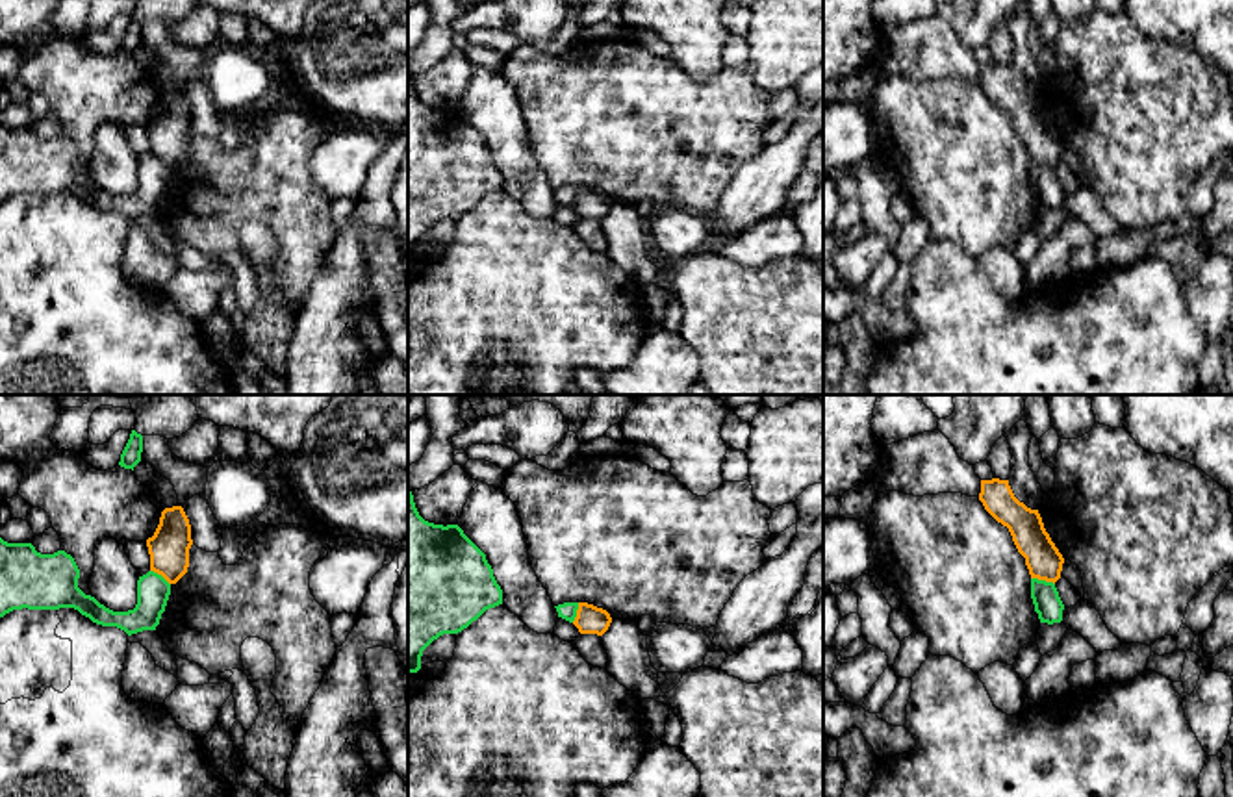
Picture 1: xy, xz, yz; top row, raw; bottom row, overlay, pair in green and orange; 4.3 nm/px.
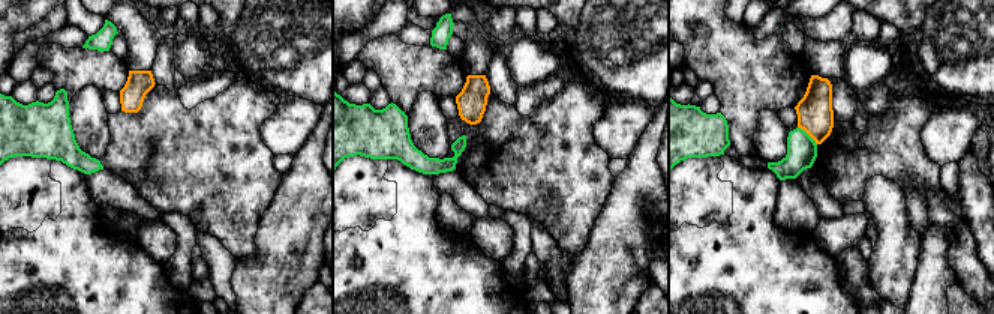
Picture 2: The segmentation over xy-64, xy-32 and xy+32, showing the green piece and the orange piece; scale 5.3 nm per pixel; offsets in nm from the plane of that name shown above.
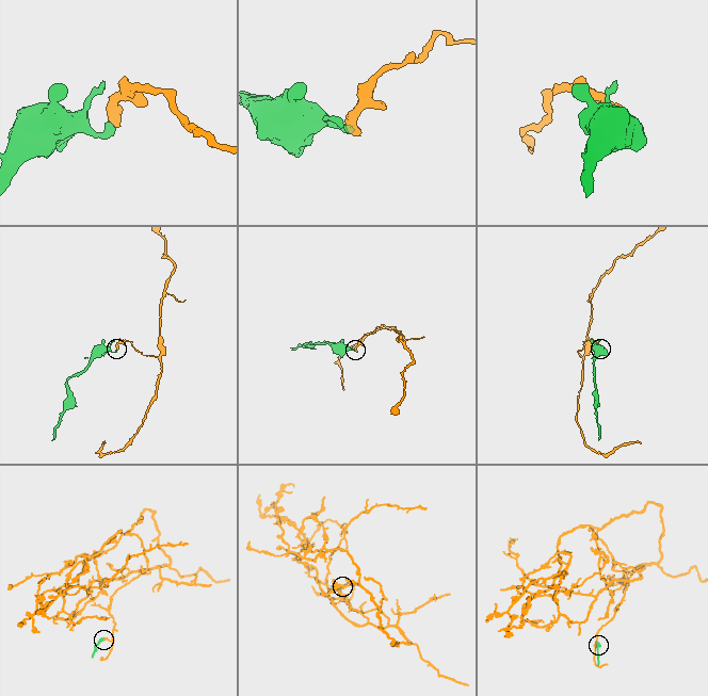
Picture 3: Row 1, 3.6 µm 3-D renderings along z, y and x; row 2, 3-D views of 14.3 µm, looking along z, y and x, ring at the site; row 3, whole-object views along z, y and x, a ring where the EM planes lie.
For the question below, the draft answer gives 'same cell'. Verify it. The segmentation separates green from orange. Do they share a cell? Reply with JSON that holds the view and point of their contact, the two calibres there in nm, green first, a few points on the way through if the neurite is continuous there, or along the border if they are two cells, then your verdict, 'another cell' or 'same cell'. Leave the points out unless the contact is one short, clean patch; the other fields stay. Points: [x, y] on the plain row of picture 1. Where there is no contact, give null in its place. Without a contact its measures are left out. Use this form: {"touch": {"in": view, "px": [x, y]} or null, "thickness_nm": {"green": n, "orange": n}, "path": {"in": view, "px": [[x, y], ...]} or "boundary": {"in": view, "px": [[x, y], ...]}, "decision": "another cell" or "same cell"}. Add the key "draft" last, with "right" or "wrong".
{"touch": {"in": "yz", "px": [1042, 165]}, "thickness_nm": {"green": 120, "orange": 160}, "boundary": {"in": "yz", "px": [[1031, 162], [1054, 169]]}, "decision": "another cell", "draft": "wrong"}

